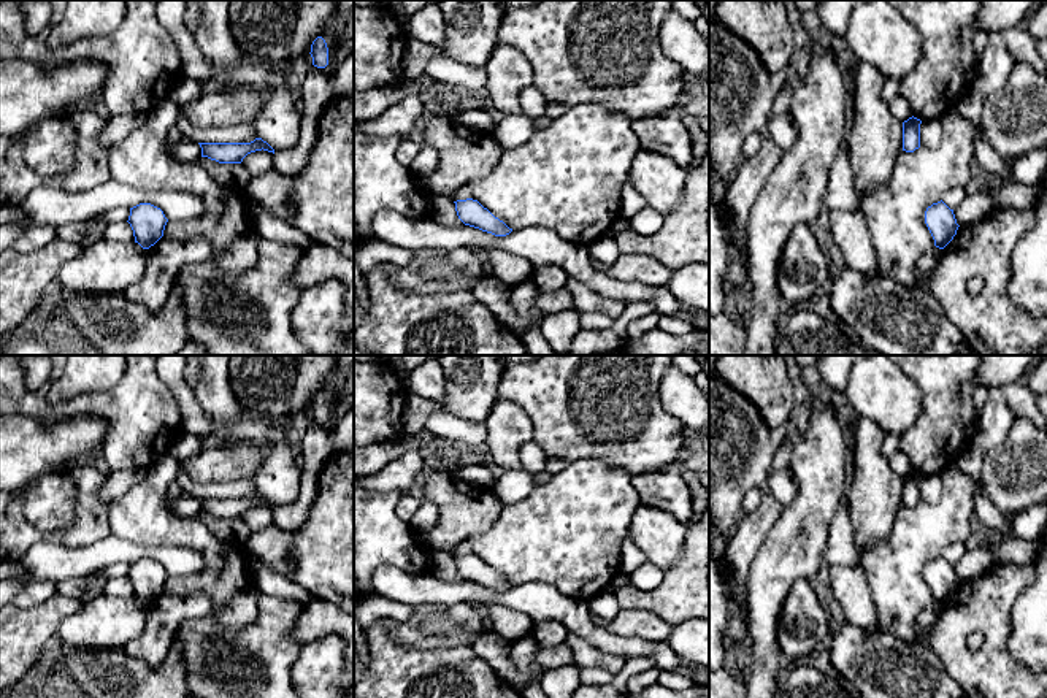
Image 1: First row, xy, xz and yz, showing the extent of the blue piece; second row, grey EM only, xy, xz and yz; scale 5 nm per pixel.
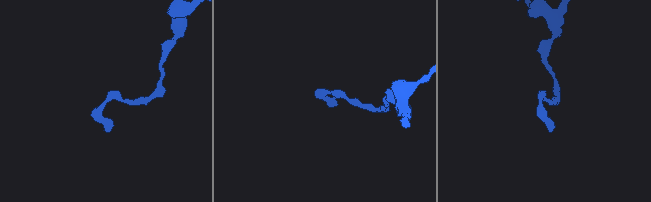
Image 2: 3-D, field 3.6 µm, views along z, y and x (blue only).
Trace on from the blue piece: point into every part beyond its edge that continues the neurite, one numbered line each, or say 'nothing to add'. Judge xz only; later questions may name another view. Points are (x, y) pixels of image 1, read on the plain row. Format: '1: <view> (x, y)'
nothing to add

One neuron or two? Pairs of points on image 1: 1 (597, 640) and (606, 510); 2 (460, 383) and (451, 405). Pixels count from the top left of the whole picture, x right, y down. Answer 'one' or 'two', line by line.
1: two
2: one

